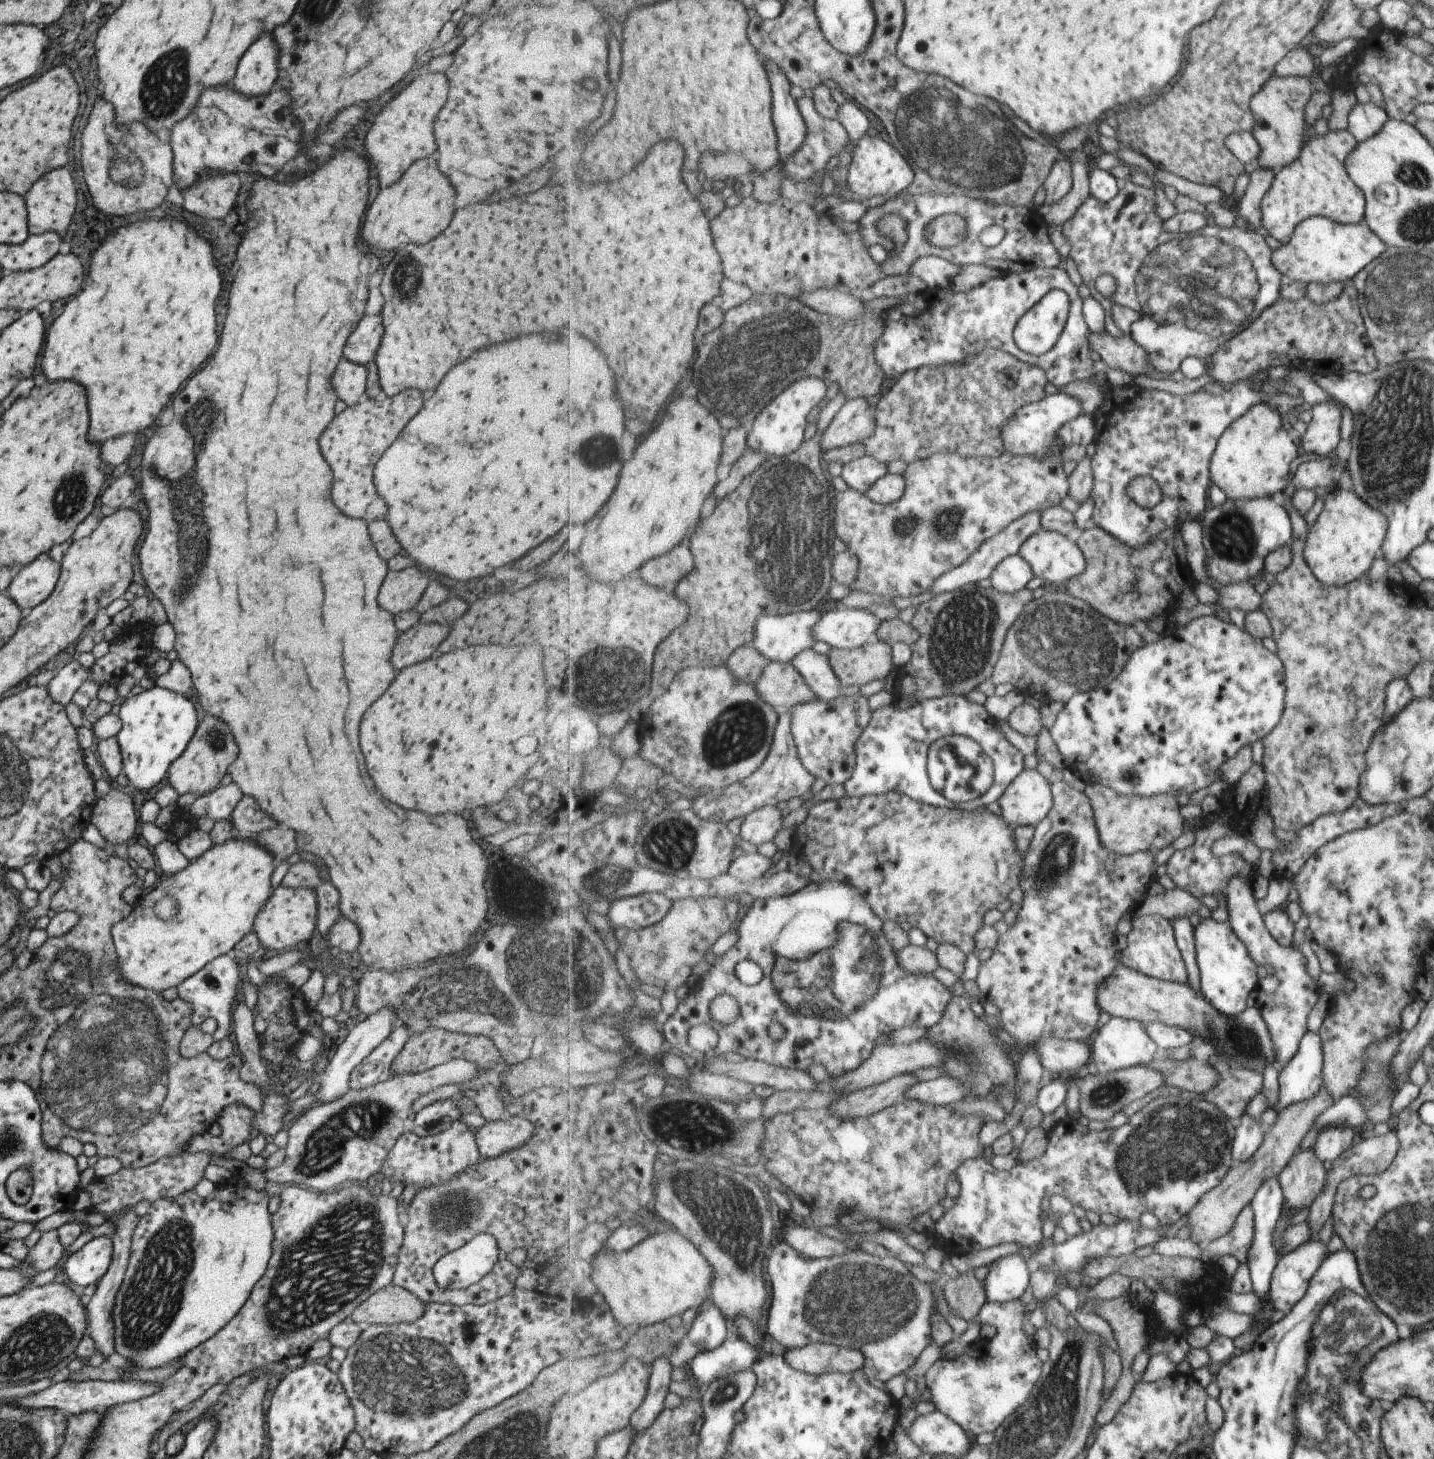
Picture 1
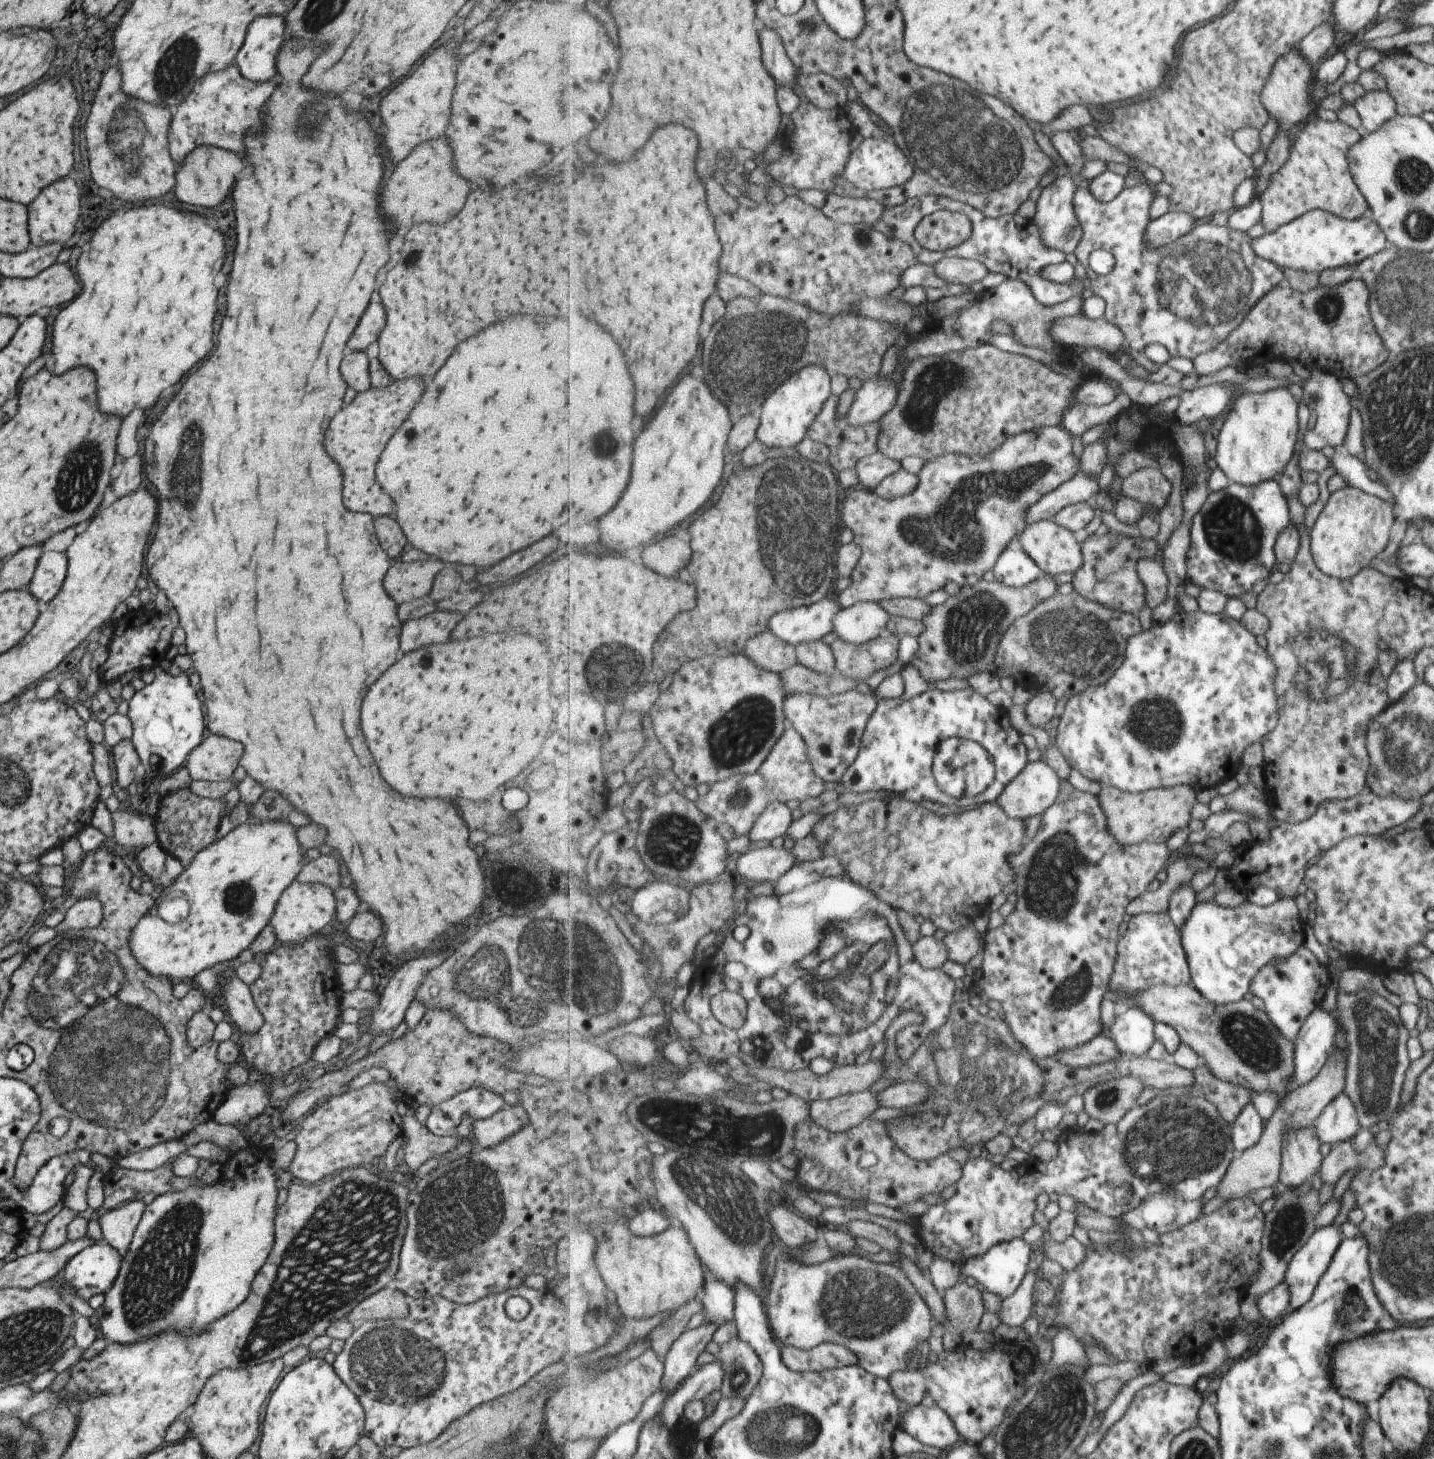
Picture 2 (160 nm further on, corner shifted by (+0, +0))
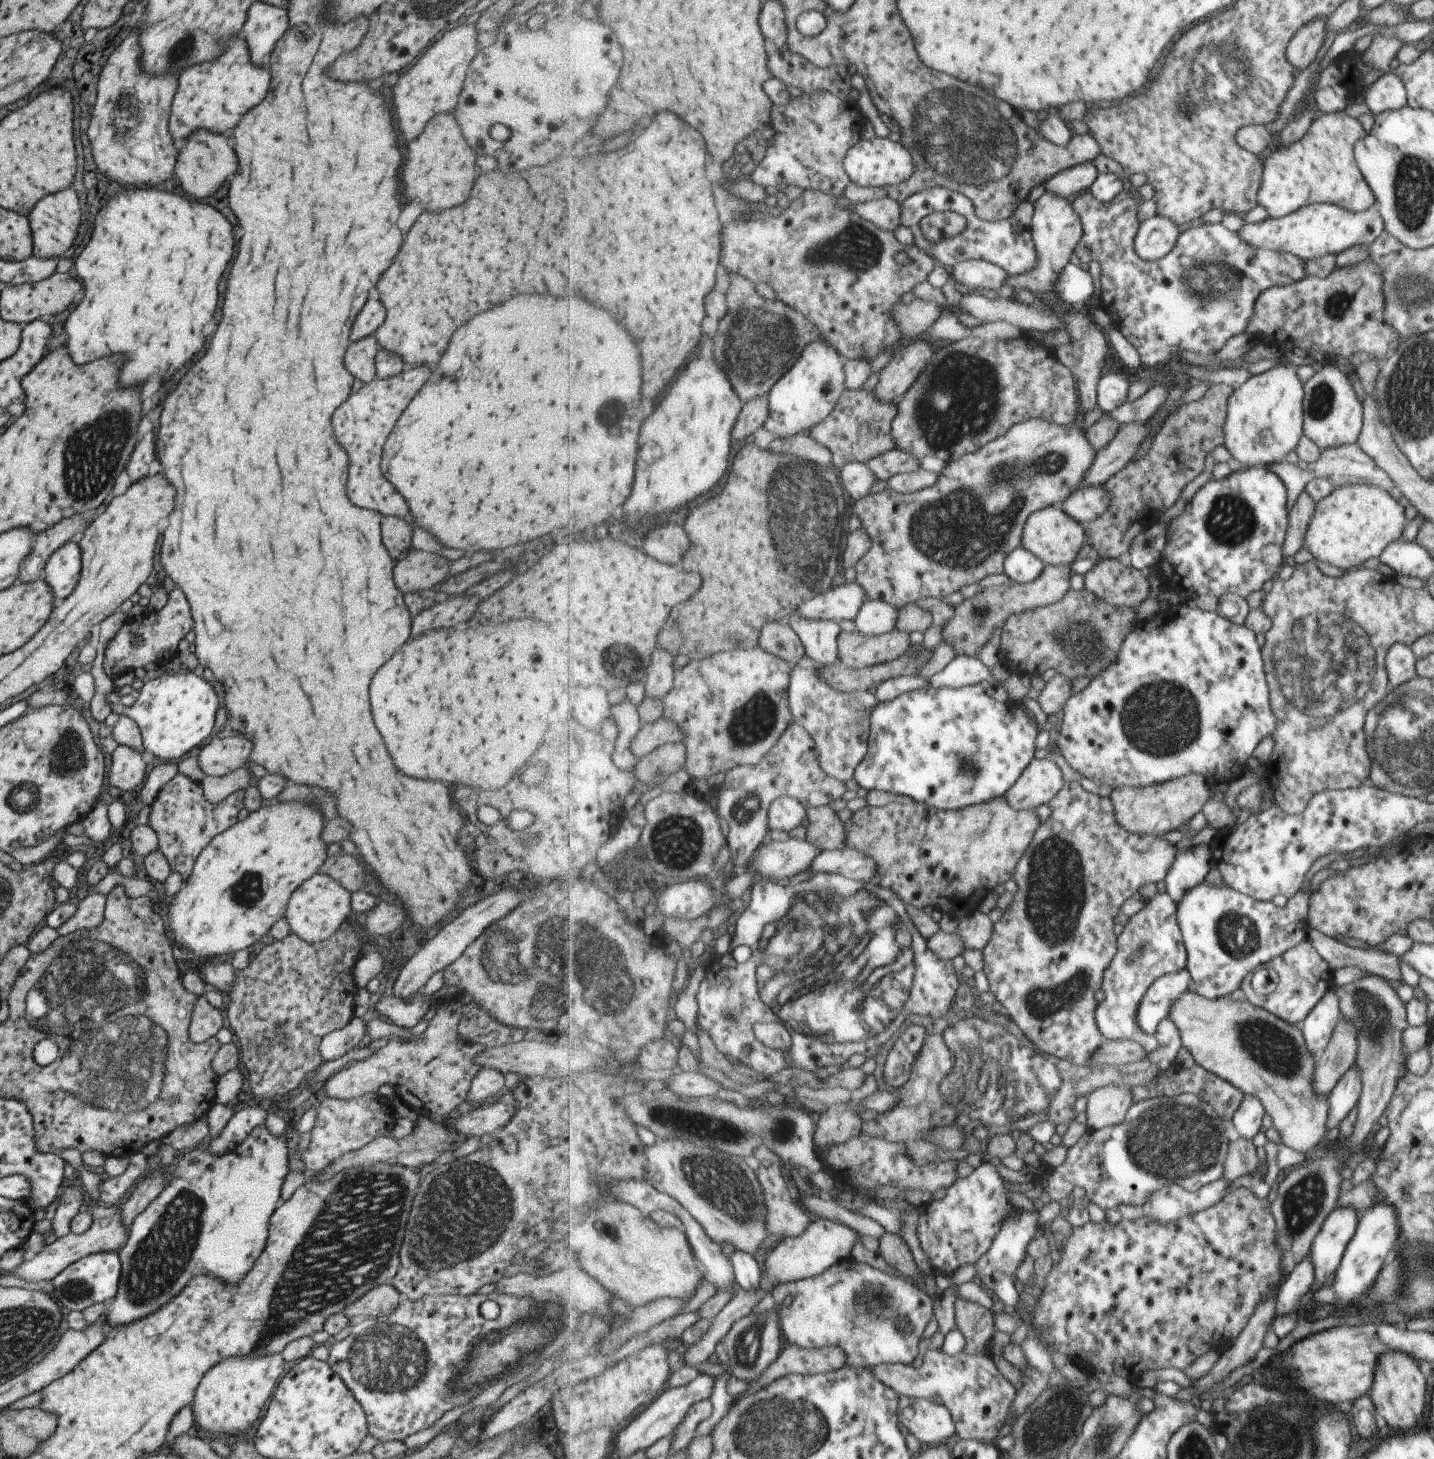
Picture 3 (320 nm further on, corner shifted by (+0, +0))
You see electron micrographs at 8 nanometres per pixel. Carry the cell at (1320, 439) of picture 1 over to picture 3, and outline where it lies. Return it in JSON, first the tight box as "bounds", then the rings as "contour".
{"bounds":[1304,361,1363,451],"contour":[[[1327,361],[1319,372],[1315,372],[1305,382],[1304,391],[1304,434],[1307,439],[1311,440],[1321,451],[1331,447],[1356,443],[1356,439],[1363,429],[1363,405],[1357,400],[1347,375],[1339,371],[1334,363]]]}

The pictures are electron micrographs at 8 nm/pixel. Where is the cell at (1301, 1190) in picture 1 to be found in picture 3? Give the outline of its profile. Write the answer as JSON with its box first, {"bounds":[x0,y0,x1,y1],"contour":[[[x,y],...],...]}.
{"bounds":[1168,992,1328,1155],"contour":[[[1185,992],[1173,1004],[1168,1019],[1173,1020],[1180,1029],[1183,1046],[1197,1064],[1235,1085],[1244,1095],[1253,1095],[1259,1100],[1264,1113],[1271,1118],[1272,1127],[1278,1133],[1279,1143],[1303,1155],[1315,1148],[1325,1132],[1325,1118],[1328,1118],[1327,1097],[1323,1094],[1317,1096],[1313,1092],[1315,1057],[1308,1051],[1299,1026],[1285,1024],[1279,1017],[1246,1000],[1233,1000],[1230,996],[1213,1000],[1196,992]]]}

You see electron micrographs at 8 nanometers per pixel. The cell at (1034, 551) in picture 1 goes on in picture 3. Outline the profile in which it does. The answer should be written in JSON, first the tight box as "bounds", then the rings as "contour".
{"bounds":[1022,505,1087,566],"contour":[[[1052,505],[1043,508],[1028,519],[1022,547],[1040,557],[1046,565],[1069,566],[1077,561],[1081,548],[1086,544],[1086,532],[1087,528],[1069,514],[1065,514],[1061,506]]]}

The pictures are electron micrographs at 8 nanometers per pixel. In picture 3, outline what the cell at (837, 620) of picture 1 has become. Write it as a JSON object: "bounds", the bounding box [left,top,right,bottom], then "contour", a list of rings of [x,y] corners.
{"bounds":[855,600,900,635],"contour":[[[867,600],[855,619],[855,628],[866,635],[884,635],[896,629],[900,609],[886,600]]]}

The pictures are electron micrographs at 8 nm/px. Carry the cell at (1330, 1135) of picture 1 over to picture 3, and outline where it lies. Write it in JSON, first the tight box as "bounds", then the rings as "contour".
{"bounds":[1327,1065,1360,1130],"contour":[[[1352,1065],[1327,1096],[1329,1100],[1329,1130],[1339,1127],[1341,1120],[1356,1107],[1360,1094],[1359,1070]]]}

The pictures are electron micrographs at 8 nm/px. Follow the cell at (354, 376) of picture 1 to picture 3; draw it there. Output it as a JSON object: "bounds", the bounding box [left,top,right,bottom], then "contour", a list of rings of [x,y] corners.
{"bounds":[345,336,377,382],"contour":[[[367,336],[365,340],[351,342],[345,352],[345,368],[353,378],[359,378],[361,382],[369,382],[375,378],[373,358],[377,354],[377,342],[373,336]]]}

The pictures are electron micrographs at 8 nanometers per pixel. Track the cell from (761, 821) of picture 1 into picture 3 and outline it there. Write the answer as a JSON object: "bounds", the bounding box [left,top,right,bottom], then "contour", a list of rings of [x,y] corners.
{"bounds":[770,797,807,832],"contour":[[[779,797],[770,805],[770,828],[791,832],[793,828],[801,826],[807,818],[805,806],[793,797]]]}

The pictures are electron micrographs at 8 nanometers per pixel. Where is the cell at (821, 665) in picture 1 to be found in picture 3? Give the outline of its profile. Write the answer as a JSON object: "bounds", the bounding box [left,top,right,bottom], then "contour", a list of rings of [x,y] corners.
{"bounds":[788,611,842,667],"contour":[[[793,611],[788,619],[793,630],[801,637],[806,654],[826,667],[839,660],[838,636],[842,633],[841,626],[831,619],[810,619],[799,611]]]}

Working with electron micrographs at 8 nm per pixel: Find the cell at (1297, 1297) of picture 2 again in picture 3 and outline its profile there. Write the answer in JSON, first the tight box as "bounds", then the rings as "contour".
{"bounds":[1307,1208,1358,1291],"contour":[[[1334,1208],[1325,1218],[1307,1254],[1313,1266],[1313,1283],[1308,1290],[1317,1291],[1330,1284],[1357,1222],[1358,1214],[1353,1208]]]}

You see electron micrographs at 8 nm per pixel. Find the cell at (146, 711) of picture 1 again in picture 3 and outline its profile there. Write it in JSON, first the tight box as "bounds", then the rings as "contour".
{"bounds":[109,671,219,761],"contour":[[[191,671],[165,672],[148,680],[141,685],[136,701],[130,707],[118,702],[109,703],[111,712],[129,717],[138,726],[144,750],[166,761],[179,758],[195,746],[199,747],[201,740],[211,733],[217,706],[219,700],[213,688]]]}

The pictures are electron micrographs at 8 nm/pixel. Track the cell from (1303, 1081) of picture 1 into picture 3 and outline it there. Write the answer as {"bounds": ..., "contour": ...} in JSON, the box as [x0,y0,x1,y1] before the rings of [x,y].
{"bounds":[1299,992,1340,1058],"contour":[[[1329,992],[1329,996],[1325,996],[1325,1000],[1321,1000],[1321,1004],[1317,1004],[1317,1008],[1308,1014],[1309,1020],[1301,1021],[1299,1028],[1308,1051],[1317,1058],[1323,1053],[1331,1032],[1340,1020],[1335,992]]]}

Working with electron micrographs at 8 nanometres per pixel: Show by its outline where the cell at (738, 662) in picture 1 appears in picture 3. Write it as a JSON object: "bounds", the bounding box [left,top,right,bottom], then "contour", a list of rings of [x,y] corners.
{"bounds":[759,621,806,666],"contour":[[[773,621],[769,626],[765,626],[759,646],[784,658],[793,666],[806,655],[805,645],[789,621]]]}

